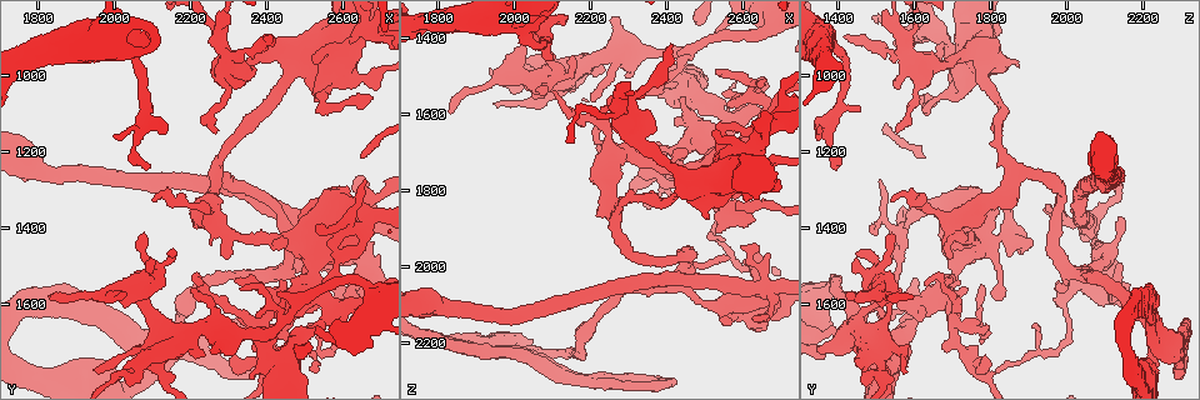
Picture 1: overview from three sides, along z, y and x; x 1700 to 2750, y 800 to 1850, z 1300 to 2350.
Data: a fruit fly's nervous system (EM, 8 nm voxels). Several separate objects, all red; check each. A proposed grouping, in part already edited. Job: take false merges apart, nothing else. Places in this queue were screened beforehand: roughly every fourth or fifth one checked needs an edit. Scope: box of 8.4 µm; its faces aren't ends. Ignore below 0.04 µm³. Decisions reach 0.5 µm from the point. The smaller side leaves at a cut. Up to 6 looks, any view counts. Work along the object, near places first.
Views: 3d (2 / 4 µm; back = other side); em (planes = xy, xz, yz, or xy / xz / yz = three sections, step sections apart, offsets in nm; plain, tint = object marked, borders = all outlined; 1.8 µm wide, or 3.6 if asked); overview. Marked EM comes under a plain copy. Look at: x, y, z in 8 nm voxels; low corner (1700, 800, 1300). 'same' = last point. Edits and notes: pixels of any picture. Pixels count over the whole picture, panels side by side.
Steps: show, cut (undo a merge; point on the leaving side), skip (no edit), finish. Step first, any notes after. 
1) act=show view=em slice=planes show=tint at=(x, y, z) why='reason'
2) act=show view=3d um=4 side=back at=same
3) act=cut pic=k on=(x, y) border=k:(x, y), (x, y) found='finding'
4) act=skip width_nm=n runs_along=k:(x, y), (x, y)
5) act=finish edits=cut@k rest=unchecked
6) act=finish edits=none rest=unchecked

act=show view=3d um=2 at=(1955, 1625, 2220) why='side arm on a straight run'

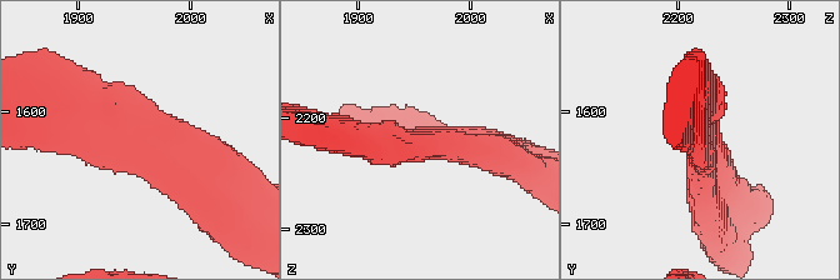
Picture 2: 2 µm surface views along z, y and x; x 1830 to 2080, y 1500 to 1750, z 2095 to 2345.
act=show view=em slice=planes show=tint at=(1964, 1626, 2222) arms=3 arm_widths_nm=280,280,280 why='now the EM'

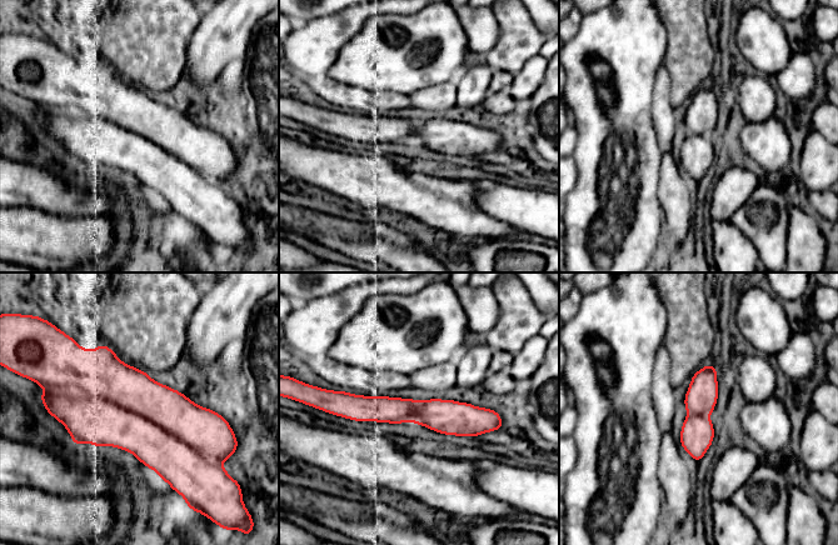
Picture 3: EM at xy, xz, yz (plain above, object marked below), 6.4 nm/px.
act=skip runs_along=3:(344, 406), (494, 419) found='one neuron here'

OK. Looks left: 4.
act=show view=em slice=planes show=tint at=(2390, 1785, 1800) why='calibre changes'

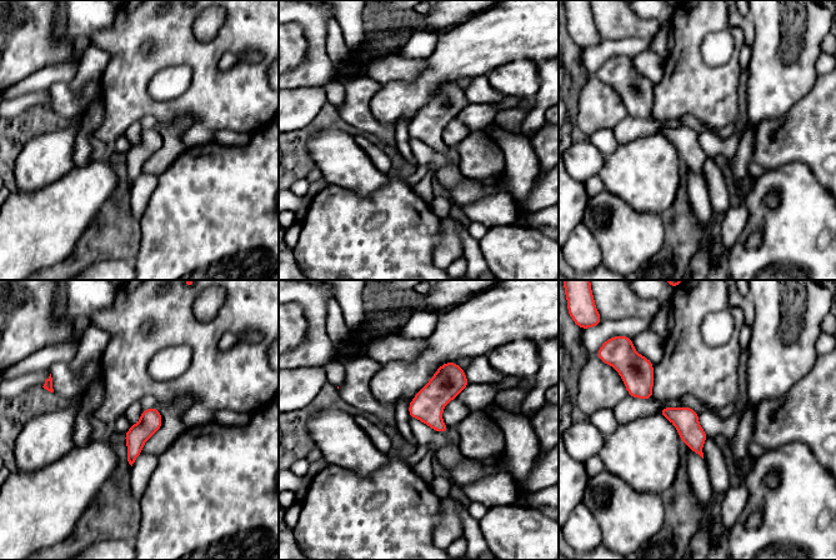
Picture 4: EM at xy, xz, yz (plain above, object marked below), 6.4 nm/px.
act=skip found='continuous, no second neuron'

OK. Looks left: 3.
act=show view=3d um=4 at=(2295, 945, 1580) why='four arms meet'

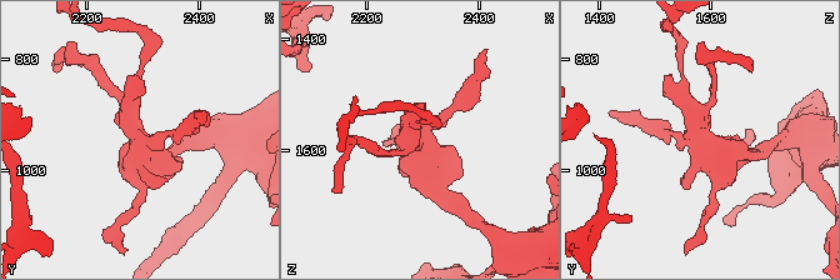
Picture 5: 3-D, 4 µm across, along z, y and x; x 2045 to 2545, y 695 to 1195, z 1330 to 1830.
act=show view=em um=3.6 slice=xz step=8 show=tint at=(2290, 950, 1580) why='now the EM'

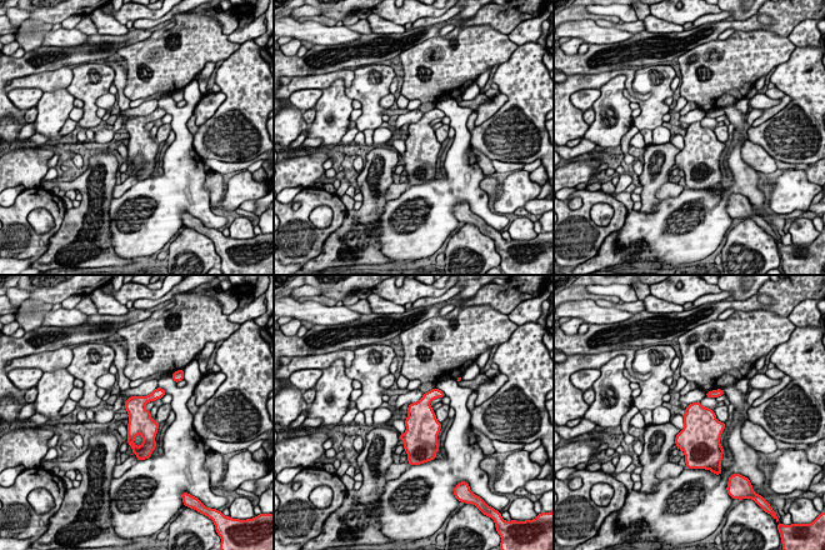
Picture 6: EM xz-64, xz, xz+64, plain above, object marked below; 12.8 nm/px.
act=skip found='one neuron here'

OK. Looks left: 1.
act=finish edits=none rest=unchecked

